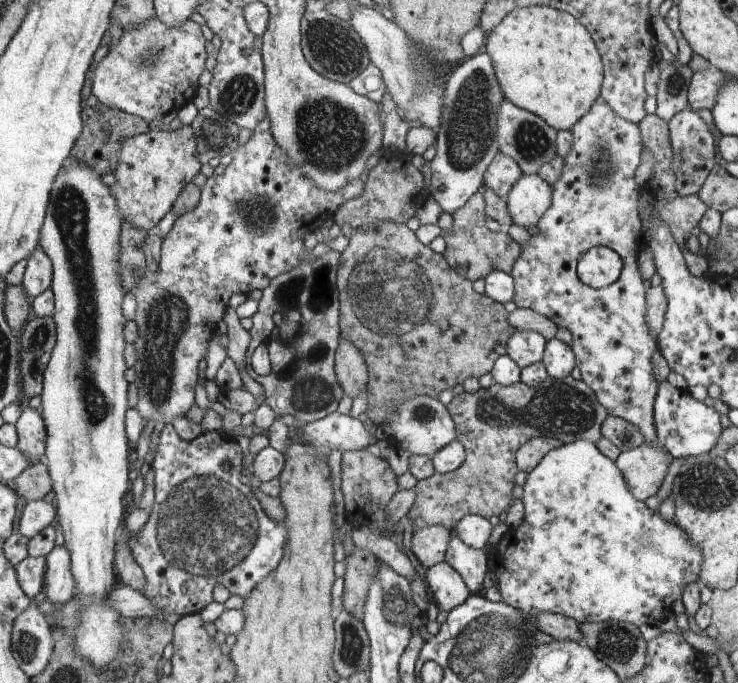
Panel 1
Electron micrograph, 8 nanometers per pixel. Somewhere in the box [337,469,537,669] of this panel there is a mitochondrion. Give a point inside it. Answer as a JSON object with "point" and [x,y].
{"point":[396,608]}

